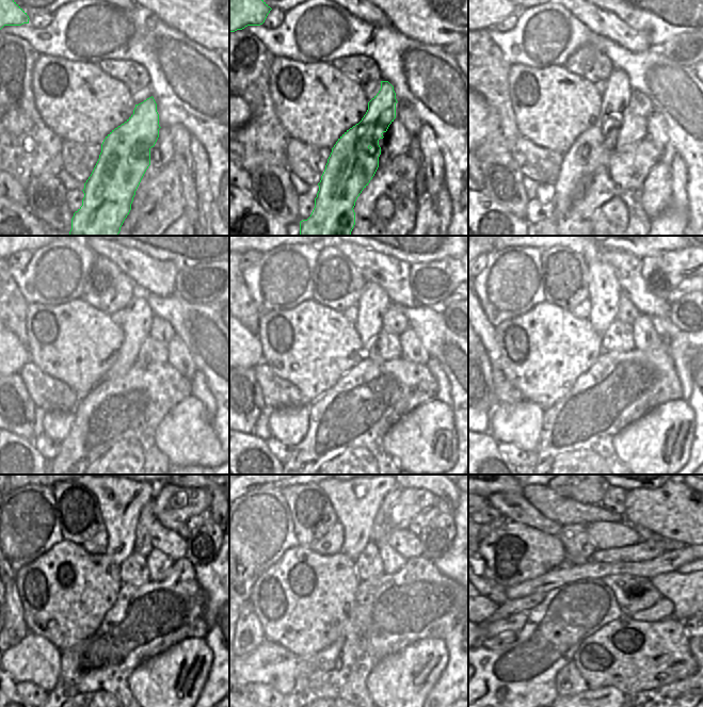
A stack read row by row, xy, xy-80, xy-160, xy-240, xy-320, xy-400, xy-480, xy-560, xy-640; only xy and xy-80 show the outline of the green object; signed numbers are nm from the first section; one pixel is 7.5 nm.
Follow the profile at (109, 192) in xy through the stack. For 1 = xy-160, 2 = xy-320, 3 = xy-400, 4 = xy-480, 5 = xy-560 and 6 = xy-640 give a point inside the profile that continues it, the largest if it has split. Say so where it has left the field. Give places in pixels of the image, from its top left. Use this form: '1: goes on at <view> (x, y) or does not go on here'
1: goes on at xy-160 (587, 154)
2: goes on at xy-320 (373, 303)
3: goes on at xy-400 (604, 290)
4: goes on at xy-480 (121, 500)
5: goes on at xy-560 (356, 501)
6: goes on at xy-640 (590, 503)

